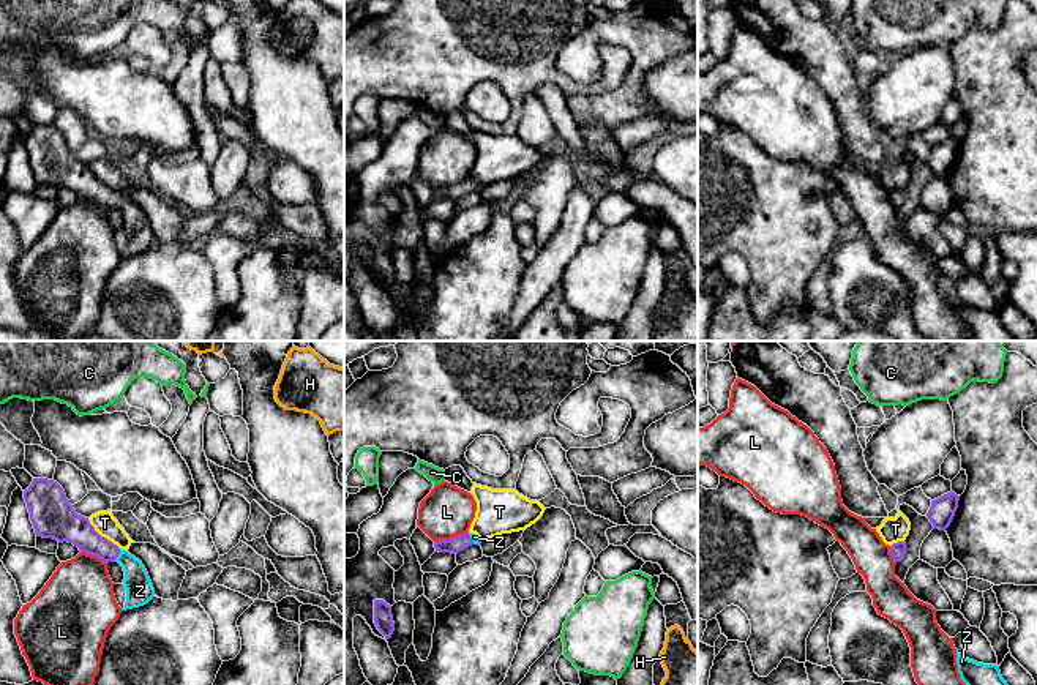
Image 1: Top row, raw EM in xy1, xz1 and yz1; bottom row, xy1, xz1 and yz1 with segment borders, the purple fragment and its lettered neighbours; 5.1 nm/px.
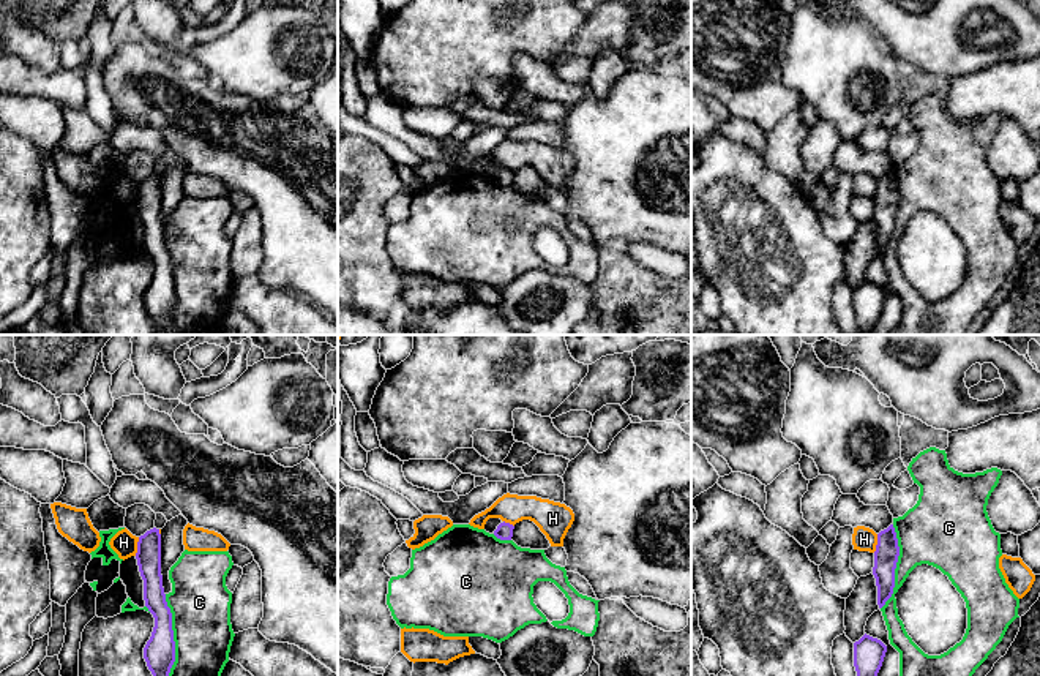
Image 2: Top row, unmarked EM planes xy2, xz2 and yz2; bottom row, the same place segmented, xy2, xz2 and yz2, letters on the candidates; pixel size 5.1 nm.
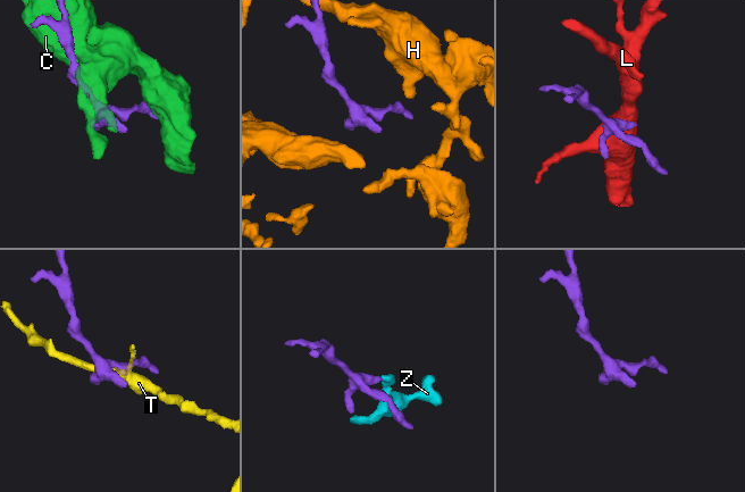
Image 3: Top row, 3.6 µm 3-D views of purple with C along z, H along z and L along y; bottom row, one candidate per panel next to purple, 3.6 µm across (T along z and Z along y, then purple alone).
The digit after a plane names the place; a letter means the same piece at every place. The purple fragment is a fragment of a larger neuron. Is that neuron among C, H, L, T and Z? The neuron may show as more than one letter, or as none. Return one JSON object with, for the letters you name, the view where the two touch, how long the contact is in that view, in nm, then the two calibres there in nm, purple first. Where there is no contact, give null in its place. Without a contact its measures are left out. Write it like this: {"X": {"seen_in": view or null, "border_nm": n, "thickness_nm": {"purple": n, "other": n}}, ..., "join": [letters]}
{"Z": {"seen_in": "xy1", "border_nm": 60, "thickness_nm": {"purple": 150, "other": 140}}, "join": ["Z"]}

